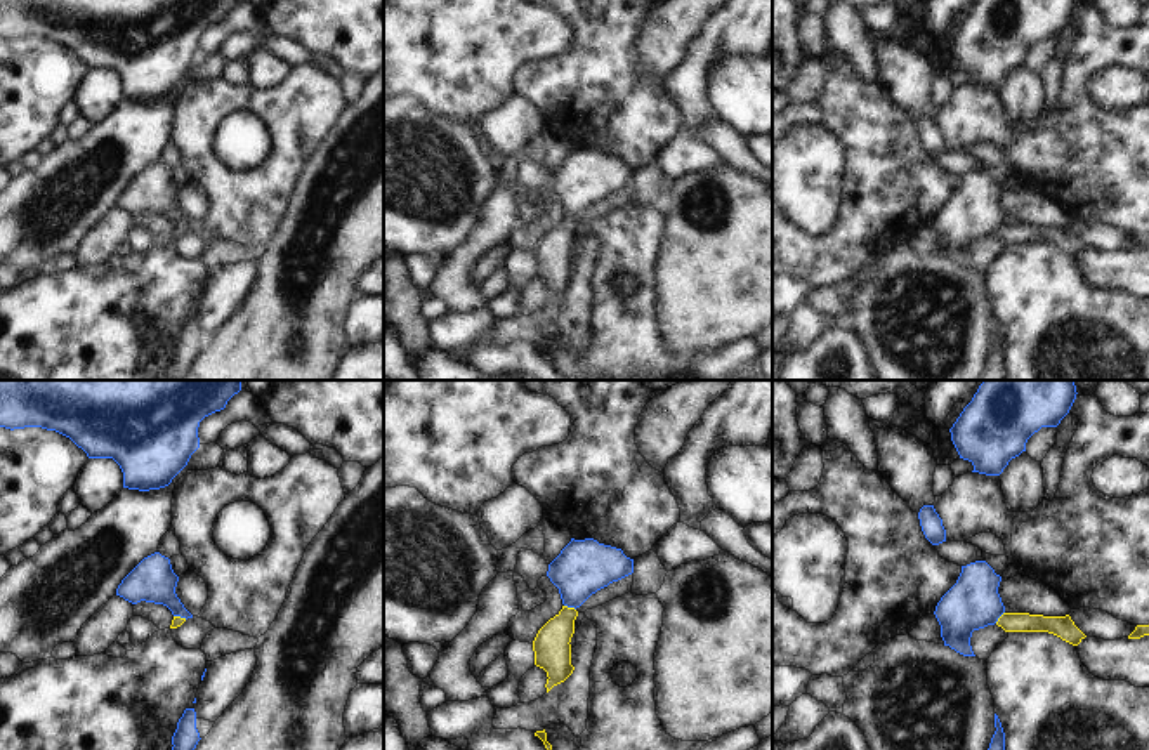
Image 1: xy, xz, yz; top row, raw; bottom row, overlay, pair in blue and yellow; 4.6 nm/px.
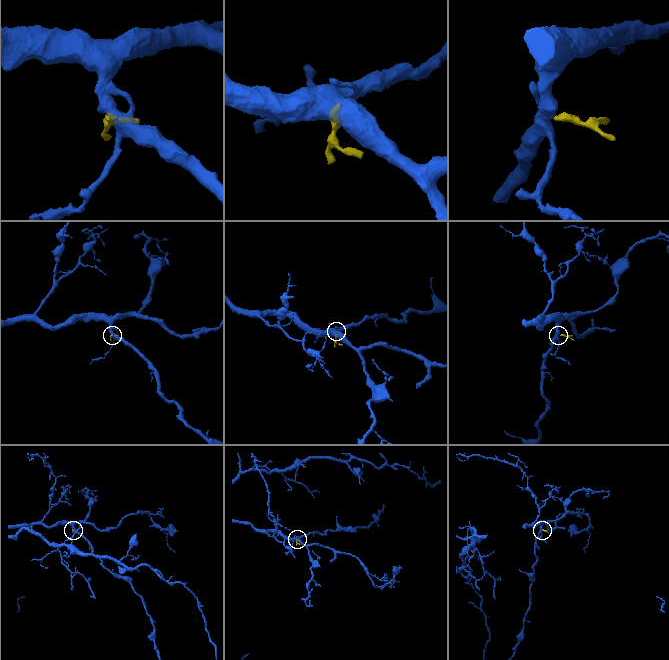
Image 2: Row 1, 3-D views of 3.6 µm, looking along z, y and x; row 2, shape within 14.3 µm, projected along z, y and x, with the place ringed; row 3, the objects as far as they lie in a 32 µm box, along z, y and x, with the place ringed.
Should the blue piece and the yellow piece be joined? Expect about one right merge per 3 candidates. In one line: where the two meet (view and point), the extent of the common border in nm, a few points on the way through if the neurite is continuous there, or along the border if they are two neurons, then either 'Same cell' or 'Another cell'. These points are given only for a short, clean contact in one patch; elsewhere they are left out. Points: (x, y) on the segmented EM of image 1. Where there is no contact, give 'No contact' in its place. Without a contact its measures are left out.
Touches blue at xz (570, 606). Shared border 60 nm. Path across: xz (584, 566), (577, 573), (570, 606), (552, 639), (552, 651). Same cell

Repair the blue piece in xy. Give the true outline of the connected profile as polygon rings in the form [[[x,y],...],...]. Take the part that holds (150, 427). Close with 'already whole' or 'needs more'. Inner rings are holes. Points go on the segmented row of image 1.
[[[0,380],[0,427],[42,427],[69,438],[89,458],[113,458],[123,472],[123,488],[160,490],[187,465],[200,448],[200,422],[226,408],[243,380]]] | already whole

